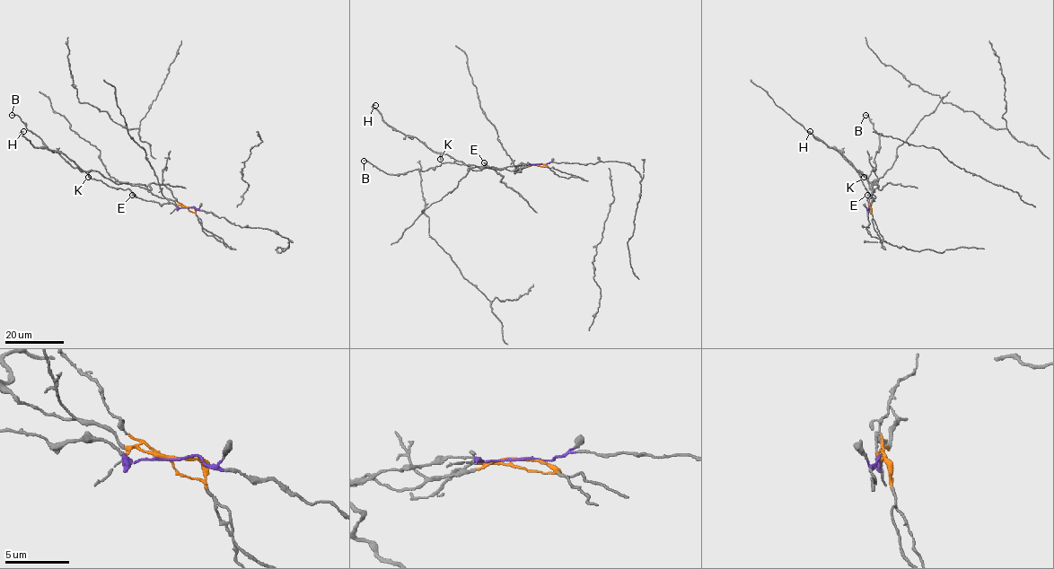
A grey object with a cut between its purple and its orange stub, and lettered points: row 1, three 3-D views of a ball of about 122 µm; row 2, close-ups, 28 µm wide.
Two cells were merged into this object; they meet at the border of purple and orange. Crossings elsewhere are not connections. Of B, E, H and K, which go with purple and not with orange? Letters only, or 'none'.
B, E

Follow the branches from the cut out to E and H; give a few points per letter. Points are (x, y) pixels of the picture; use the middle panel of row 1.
E: (540, 163), (520, 163), (497, 170), (483, 161)
H: (540, 163), (513, 170), (495, 167), (470, 170), (387, 125), (372, 106), (374, 105)

